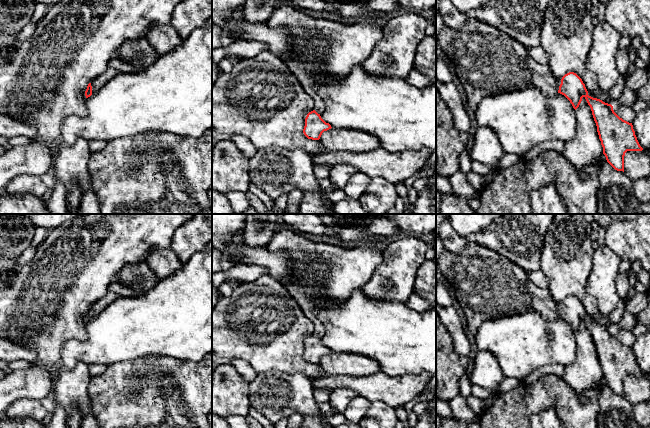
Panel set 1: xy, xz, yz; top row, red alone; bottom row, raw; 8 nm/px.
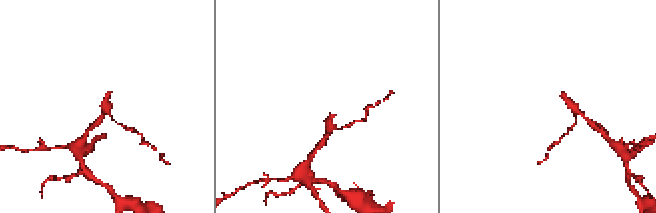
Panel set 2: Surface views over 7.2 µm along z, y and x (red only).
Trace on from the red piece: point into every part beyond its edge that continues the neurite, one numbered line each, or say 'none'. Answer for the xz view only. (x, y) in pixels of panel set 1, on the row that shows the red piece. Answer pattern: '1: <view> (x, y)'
1: xz (321, 49)

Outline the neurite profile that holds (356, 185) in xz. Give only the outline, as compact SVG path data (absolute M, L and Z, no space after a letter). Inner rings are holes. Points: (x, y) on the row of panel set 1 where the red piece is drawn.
M358 172L348 180L342 190L345 192L347 197L359 200L369 185L370 180L371 178L366 174Z

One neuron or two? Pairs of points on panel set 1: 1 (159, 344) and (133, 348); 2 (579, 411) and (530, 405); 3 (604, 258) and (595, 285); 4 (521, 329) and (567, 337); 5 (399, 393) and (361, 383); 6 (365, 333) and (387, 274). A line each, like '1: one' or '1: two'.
1: one
2: one
3: one
4: one
5: one
6: two

